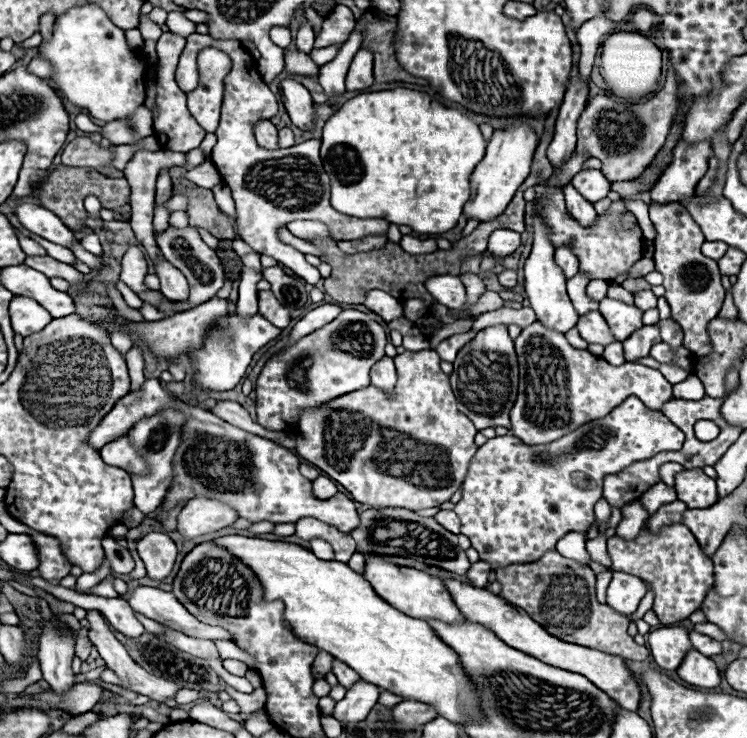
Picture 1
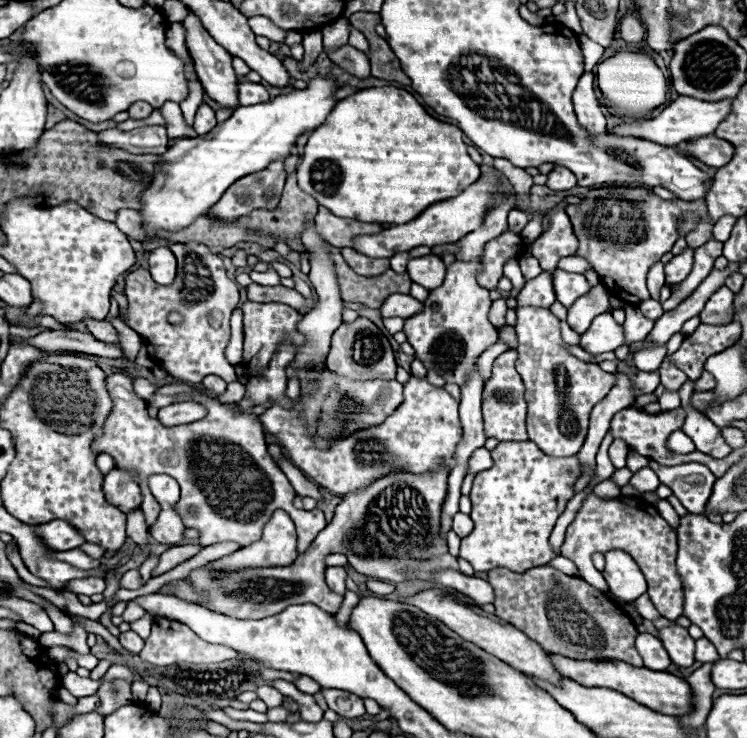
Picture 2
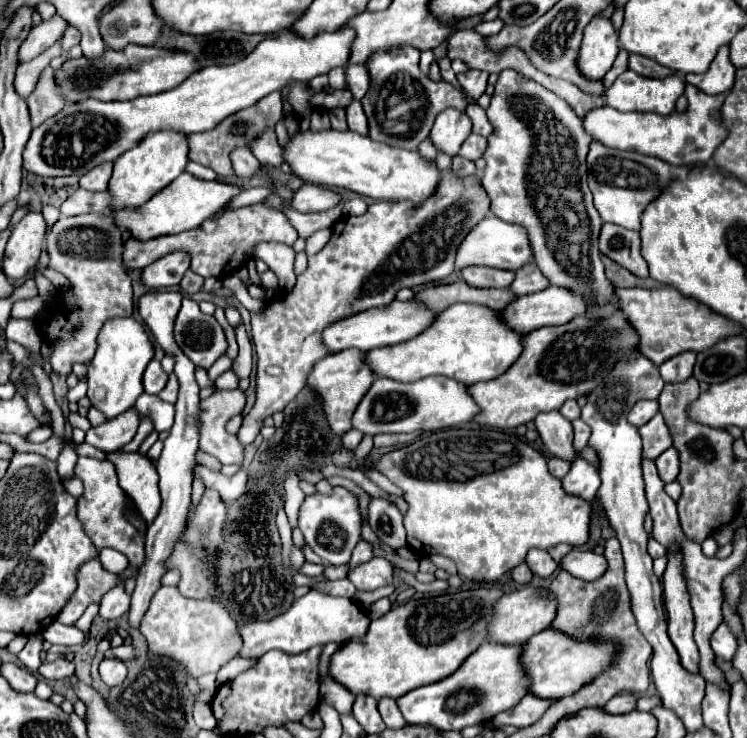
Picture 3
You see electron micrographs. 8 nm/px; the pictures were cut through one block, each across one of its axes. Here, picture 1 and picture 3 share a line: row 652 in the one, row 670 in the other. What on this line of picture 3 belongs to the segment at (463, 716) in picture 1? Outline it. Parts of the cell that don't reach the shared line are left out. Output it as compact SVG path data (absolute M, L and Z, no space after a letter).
M478 588L478 590L460 590L460 592L446 592L440 596L420 598L420 600L408 600L406 604L394 606L388 614L372 620L370 630L362 638L352 638L344 646L336 650L330 662L328 676L344 684L354 694L372 694L376 700L388 696L388 698L400 698L408 694L414 688L438 682L454 670L460 668L460 664L482 644L488 640L488 622L492 618L492 610L496 600L504 592L500 588Z

